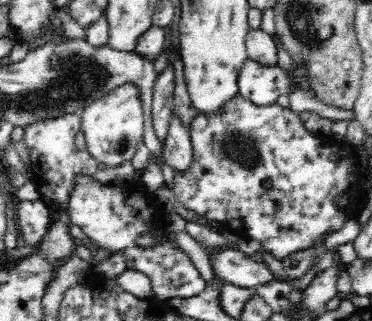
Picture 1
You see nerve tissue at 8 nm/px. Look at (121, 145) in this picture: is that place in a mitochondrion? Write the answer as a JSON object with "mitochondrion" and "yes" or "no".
{"mitochondrion":"yes"}

